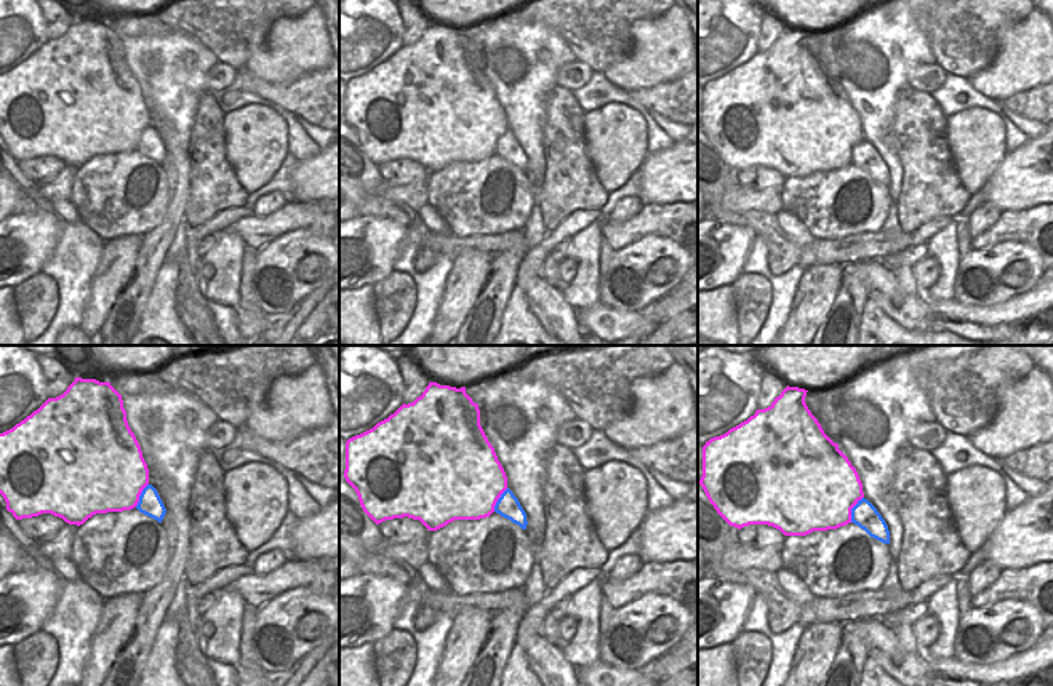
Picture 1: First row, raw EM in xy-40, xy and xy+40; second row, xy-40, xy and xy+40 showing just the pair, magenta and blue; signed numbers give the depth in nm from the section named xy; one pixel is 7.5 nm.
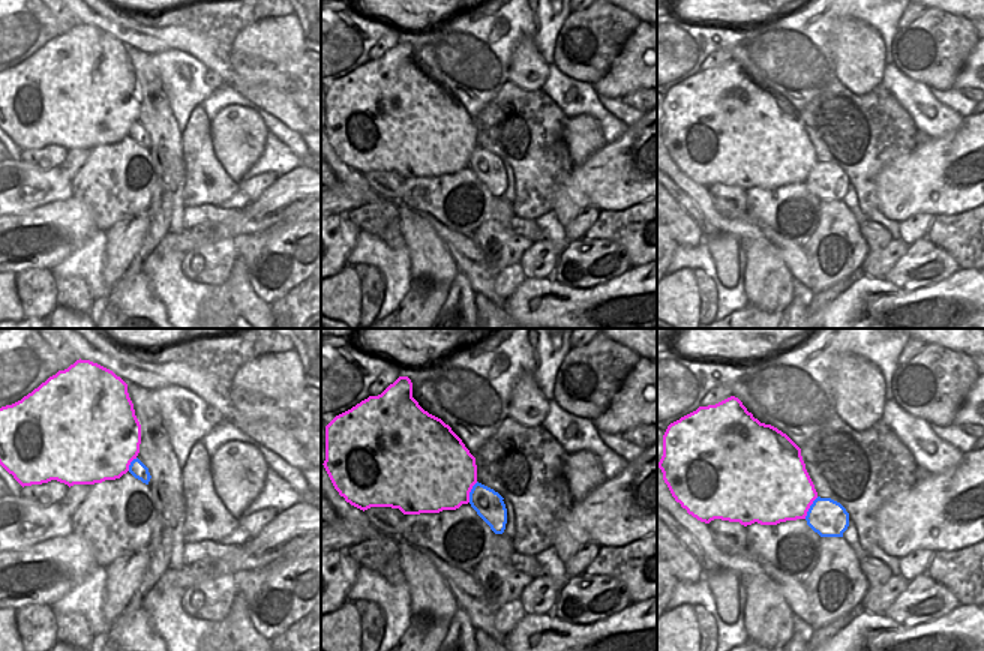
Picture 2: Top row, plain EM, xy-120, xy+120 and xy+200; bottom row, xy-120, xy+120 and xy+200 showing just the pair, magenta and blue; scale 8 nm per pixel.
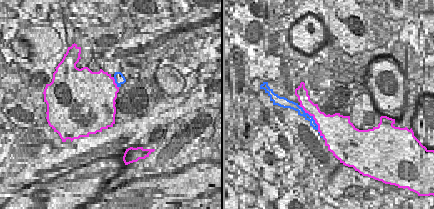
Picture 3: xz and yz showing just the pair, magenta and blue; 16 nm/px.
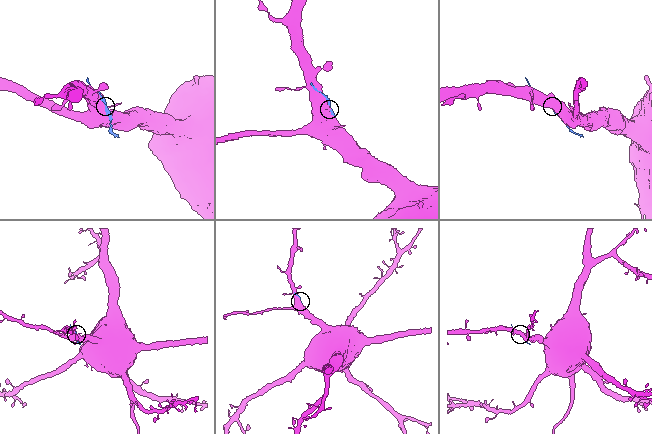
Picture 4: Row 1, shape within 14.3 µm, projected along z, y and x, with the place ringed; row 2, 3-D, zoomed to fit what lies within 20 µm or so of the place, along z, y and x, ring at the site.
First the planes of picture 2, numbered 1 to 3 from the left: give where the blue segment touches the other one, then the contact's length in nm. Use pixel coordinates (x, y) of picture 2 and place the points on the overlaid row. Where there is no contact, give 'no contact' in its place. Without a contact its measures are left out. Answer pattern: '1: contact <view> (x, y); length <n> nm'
1: contact xy-120 (129, 464); length 130 nm
2: contact xy+120 (470, 491); length 180 nm
3: contact xy+200 (809, 507); length 220 nm

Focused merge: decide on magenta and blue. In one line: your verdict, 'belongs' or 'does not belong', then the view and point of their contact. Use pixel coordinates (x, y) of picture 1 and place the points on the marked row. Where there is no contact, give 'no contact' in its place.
does not belong; meets magenta in xy+40 at (852, 507)

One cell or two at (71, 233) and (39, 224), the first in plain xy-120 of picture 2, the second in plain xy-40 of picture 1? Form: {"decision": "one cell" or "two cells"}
{"decision": "one cell"}

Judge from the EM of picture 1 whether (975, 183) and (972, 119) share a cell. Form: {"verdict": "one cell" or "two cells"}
{"verdict": "one cell"}

